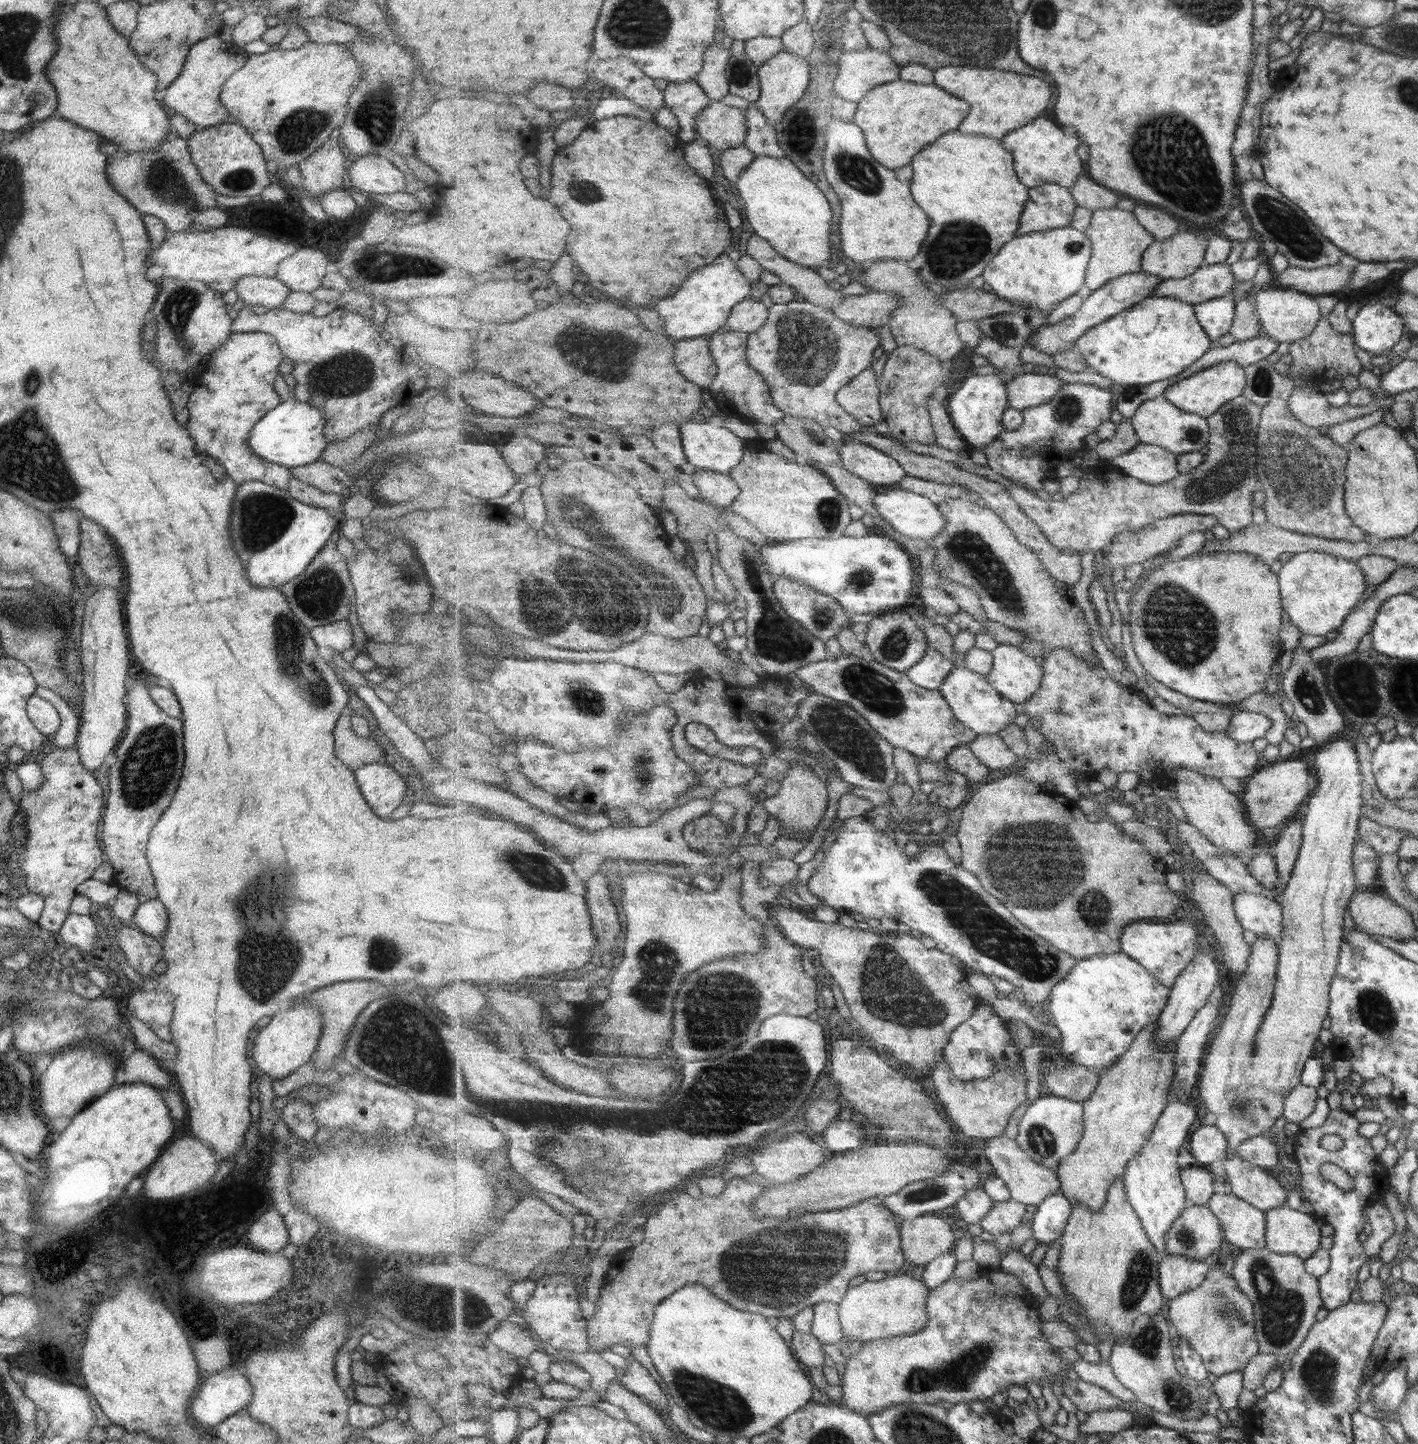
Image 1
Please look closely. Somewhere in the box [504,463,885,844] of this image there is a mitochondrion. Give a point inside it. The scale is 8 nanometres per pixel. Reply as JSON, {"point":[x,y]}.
{"point":[556,614]}

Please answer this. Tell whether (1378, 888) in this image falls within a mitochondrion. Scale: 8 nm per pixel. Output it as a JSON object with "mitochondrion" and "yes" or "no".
{"mitochondrion":"no"}

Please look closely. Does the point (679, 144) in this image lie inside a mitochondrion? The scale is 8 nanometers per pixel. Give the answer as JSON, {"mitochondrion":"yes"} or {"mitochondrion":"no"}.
{"mitochondrion":"no"}

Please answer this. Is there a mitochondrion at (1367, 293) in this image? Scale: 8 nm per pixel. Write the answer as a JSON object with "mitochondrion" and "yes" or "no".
{"mitochondrion":"no"}

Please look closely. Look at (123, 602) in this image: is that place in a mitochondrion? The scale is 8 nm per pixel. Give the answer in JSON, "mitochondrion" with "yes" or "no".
{"mitochondrion":"no"}

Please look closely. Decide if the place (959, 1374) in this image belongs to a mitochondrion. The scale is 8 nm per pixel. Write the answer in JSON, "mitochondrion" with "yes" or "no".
{"mitochondrion":"yes"}

